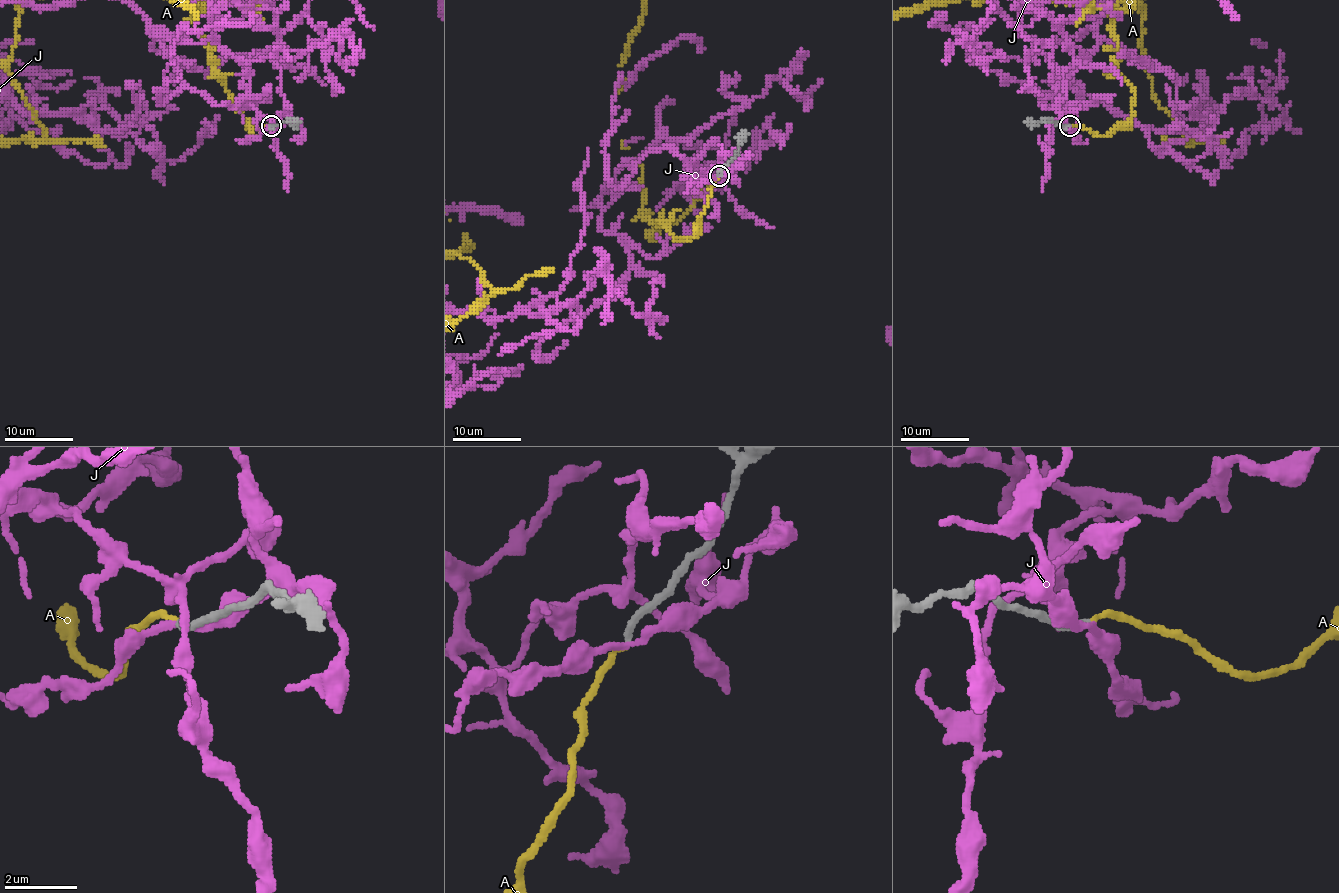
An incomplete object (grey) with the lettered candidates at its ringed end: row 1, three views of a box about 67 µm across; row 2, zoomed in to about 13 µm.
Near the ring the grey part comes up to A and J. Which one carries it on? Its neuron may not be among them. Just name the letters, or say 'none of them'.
A

